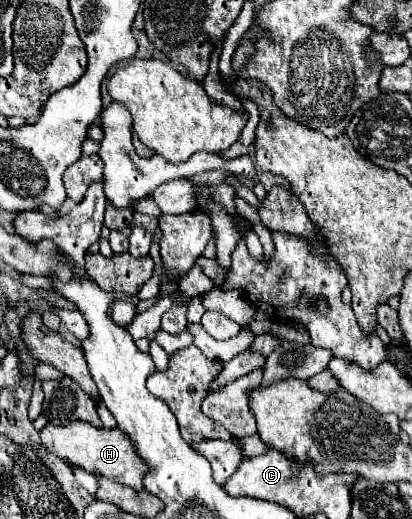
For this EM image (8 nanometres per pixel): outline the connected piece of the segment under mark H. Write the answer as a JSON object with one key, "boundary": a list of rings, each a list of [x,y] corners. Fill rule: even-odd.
{"boundary":[[[73,421],[65,427],[47,423],[41,431],[41,443],[49,453],[59,457],[71,467],[85,469],[93,475],[109,477],[121,485],[133,487],[137,491],[143,489],[143,473],[145,463],[139,459],[139,455],[133,451],[133,443],[127,439],[125,433],[119,429],[97,429],[85,421]]]}

